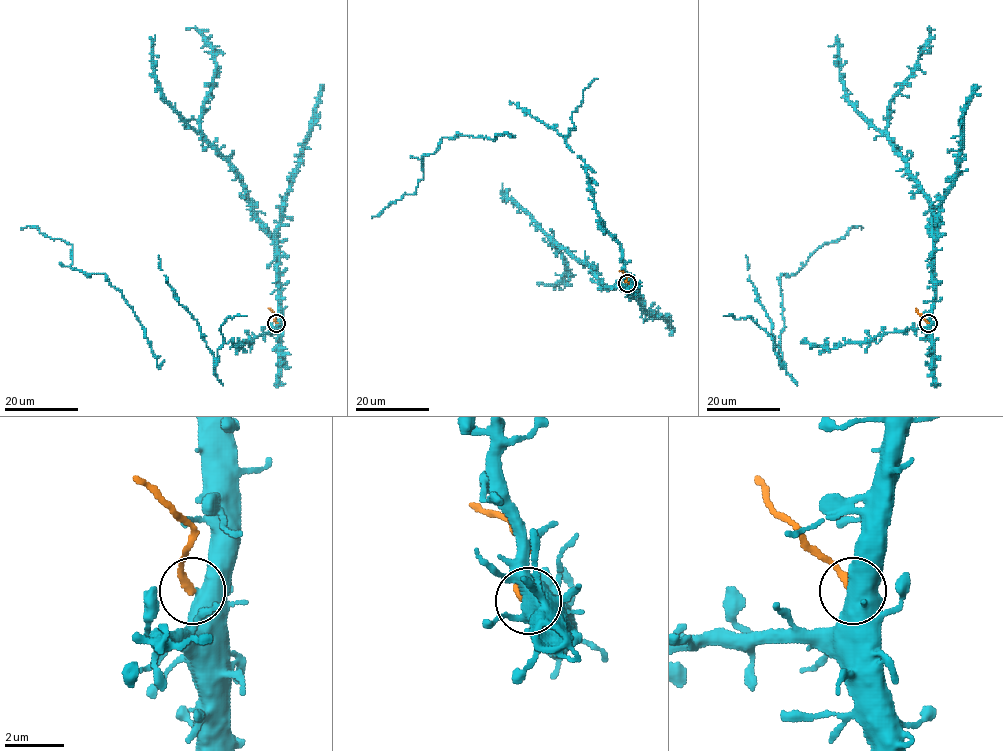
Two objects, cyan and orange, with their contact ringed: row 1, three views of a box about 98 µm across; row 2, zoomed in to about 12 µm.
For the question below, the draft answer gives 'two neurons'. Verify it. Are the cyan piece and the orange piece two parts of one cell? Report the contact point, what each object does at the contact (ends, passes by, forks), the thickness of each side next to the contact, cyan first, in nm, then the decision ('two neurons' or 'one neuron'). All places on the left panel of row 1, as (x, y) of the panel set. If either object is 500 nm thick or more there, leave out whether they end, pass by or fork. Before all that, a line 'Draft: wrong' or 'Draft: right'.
Draft: right
place (276, 323); calibres 700 and 280 nm; two neurons

